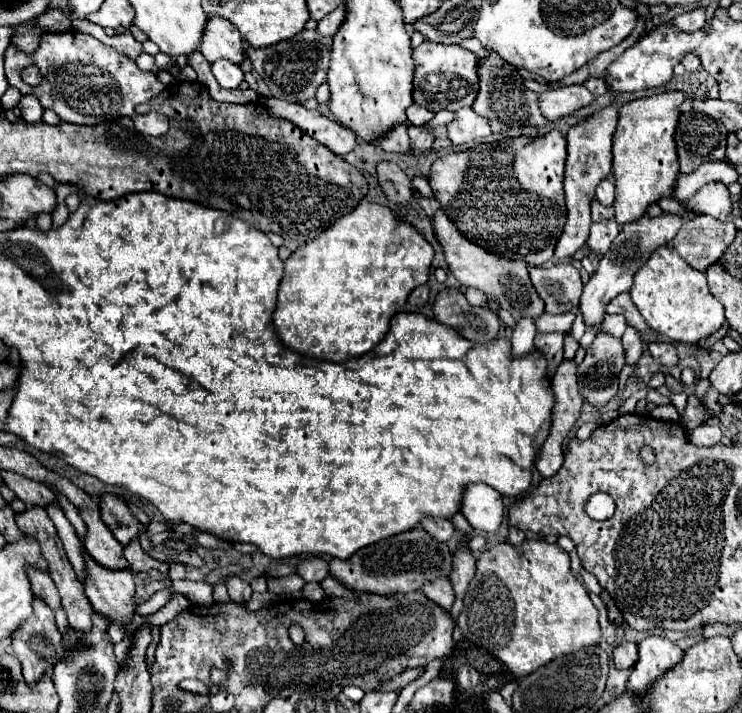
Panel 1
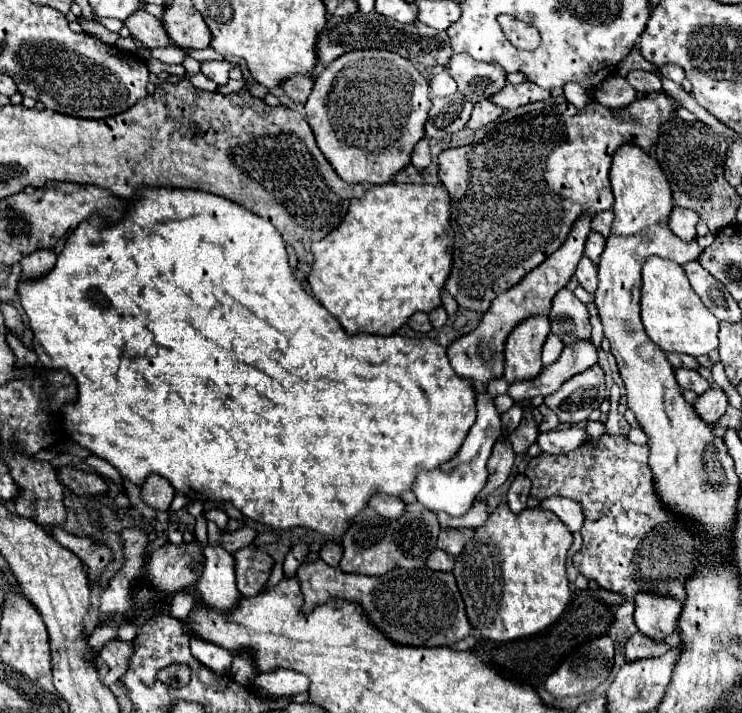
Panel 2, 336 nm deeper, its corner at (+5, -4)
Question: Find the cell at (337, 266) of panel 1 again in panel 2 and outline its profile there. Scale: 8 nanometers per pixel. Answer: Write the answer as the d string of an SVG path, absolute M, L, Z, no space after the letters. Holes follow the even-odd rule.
M380 184L380 186L372 186L362 198L354 198L350 200L350 208L348 214L344 216L342 224L332 230L326 238L318 240L312 244L312 254L314 254L314 264L312 270L306 274L310 290L314 294L314 298L342 324L342 328L346 330L346 334L356 334L362 330L370 330L372 334L382 334L382 336L390 336L394 334L400 326L404 326L408 322L408 318L414 312L430 312L432 308L436 308L440 304L440 290L450 274L450 264L452 264L452 248L450 248L450 212L448 212L448 194L446 190L438 184L438 186L428 186L428 184Z

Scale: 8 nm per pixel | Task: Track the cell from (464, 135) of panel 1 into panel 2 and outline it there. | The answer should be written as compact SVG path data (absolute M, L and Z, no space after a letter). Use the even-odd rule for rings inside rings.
M482 100L482 102L474 104L472 116L470 116L470 120L468 120L468 124L466 124L466 126L468 126L468 128L472 128L472 130L480 130L482 126L486 126L486 124L494 122L502 112L504 112L504 110L502 110L502 108L498 108L496 104L492 104L490 100Z

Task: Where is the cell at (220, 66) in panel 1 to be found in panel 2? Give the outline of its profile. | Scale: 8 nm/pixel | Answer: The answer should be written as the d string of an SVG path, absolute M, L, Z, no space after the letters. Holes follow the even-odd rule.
M210 60L210 62L202 62L202 74L210 80L214 80L216 84L226 84L228 82L228 72L232 70L232 64L226 60Z

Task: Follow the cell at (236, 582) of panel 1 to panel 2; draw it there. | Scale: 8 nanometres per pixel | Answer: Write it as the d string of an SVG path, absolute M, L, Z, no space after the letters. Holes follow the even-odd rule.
M246 546L234 554L236 560L236 584L242 596L256 596L264 588L270 570L272 558L266 550L258 546Z

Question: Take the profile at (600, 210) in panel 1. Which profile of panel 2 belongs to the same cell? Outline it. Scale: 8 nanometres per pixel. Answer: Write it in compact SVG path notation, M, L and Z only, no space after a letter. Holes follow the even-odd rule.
M590 232L588 234L588 240L586 240L586 248L584 248L584 254L594 262L594 264L598 264L598 258L600 258L600 254L602 254L602 250L604 250L604 236L600 234L600 232Z

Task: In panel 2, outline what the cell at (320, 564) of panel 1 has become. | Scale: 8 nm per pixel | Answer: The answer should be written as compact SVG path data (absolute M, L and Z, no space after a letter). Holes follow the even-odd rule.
M328 542L328 544L322 546L322 550L318 552L318 556L320 556L326 564L330 564L330 566L338 566L338 562L340 562L340 558L342 558L342 548L340 548L340 544L336 544L336 542Z

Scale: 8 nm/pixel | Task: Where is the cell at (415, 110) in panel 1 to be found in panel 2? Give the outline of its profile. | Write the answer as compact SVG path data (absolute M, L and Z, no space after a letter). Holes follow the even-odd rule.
M442 72L442 74L436 74L432 80L430 80L430 88L432 88L432 96L438 98L438 96L450 96L456 92L456 82L450 78L450 74Z

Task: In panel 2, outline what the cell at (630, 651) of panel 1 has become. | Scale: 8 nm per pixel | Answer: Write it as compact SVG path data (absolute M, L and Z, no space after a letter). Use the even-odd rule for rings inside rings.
M636 632L634 636L628 638L626 646L624 646L624 654L626 654L626 660L634 662L634 660L640 660L640 658L652 658L652 656L662 656L664 652L668 652L670 646L666 642L654 642L650 638L646 638L644 634Z

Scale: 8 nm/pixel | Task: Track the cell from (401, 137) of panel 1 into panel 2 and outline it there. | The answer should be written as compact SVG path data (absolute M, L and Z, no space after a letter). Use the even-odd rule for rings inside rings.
M422 138L412 152L412 166L416 168L426 168L430 164L430 148L428 148L428 138Z

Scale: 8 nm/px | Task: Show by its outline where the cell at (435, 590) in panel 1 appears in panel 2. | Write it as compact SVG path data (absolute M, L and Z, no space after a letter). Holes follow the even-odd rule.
M434 550L428 558L428 568L434 572L452 572L454 570L454 558L442 550Z

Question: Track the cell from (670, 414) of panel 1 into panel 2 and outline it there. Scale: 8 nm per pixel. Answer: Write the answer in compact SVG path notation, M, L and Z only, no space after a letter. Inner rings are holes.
M676 368L676 382L680 384L682 390L694 390L696 394L702 394L710 388L710 384L696 372L696 370L688 370L688 368Z

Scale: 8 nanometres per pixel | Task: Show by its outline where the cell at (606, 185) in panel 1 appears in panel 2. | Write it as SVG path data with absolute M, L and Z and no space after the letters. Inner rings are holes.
M604 210L598 212L592 220L592 230L600 232L604 238L610 234L610 226L612 226L612 210Z

